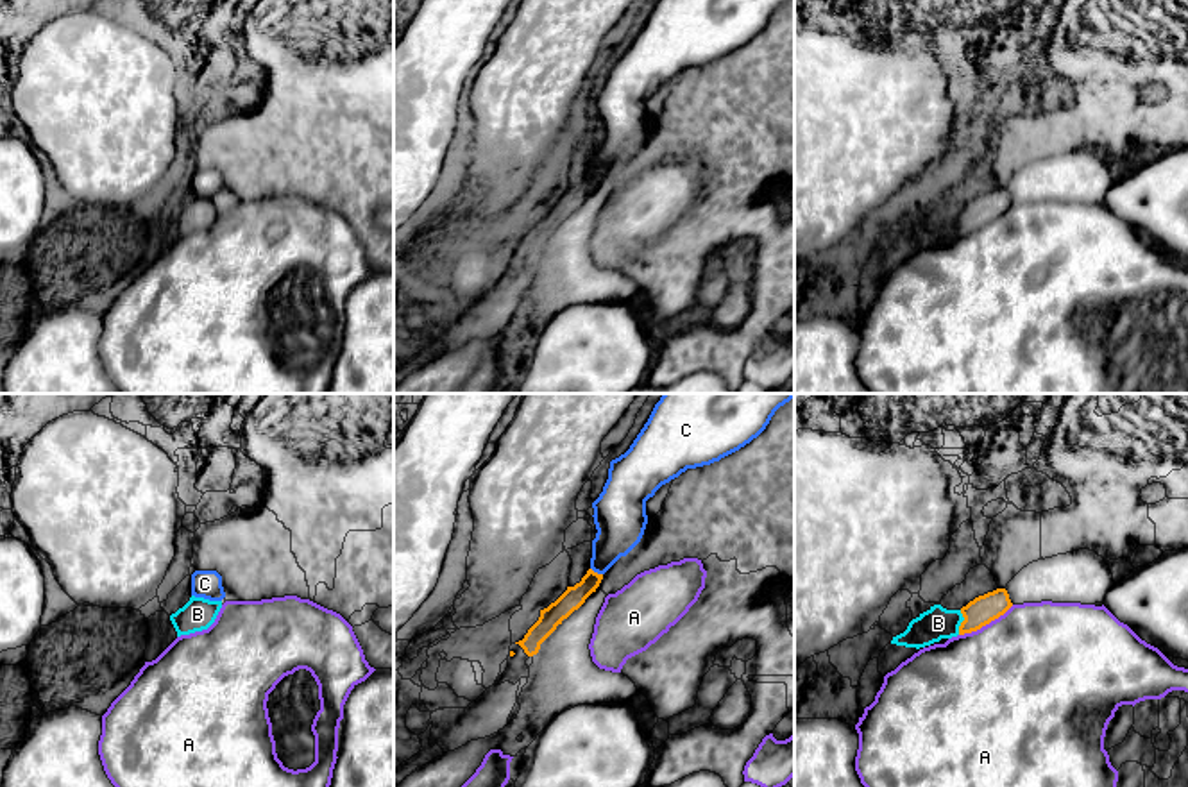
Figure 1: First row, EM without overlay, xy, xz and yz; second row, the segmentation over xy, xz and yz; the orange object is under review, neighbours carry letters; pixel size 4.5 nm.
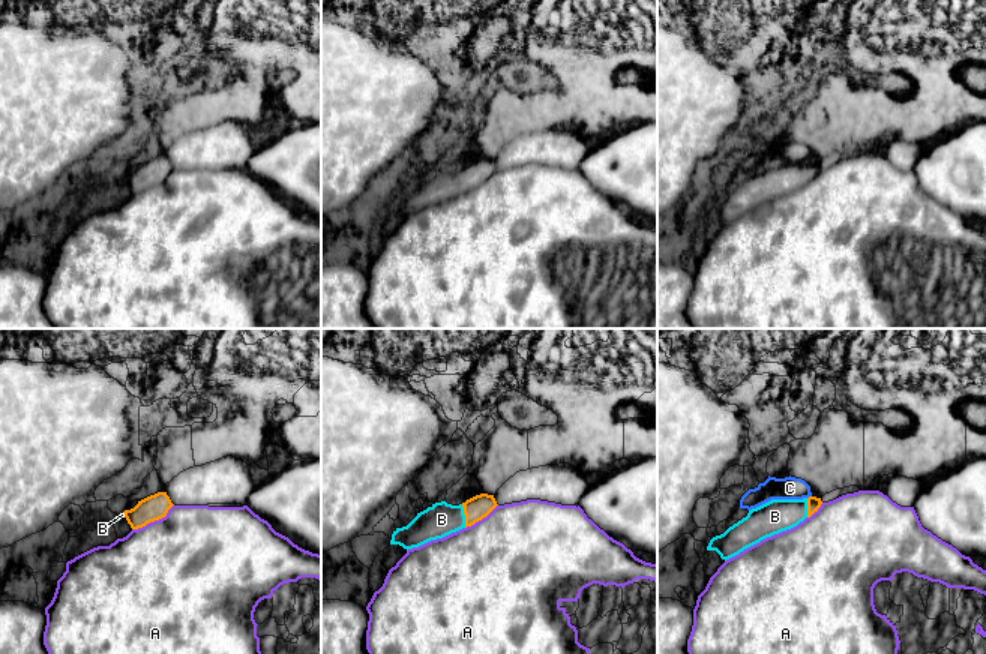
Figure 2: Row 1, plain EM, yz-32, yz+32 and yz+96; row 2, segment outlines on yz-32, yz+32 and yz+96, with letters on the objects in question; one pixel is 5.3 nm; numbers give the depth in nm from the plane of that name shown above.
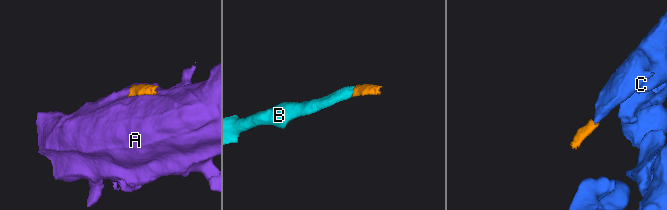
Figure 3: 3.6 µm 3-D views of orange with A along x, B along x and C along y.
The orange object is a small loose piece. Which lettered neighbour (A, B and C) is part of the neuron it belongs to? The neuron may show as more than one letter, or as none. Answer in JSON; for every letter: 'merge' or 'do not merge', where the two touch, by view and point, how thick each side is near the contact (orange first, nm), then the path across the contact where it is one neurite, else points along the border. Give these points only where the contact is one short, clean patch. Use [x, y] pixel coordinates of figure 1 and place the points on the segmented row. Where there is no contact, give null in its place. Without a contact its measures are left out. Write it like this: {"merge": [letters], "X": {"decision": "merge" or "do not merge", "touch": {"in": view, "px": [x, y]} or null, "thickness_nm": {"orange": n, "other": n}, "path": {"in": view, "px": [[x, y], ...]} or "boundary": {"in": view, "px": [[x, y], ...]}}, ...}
{"merge": ["B"], "A": {"decision": "do not merge", "touch": {"in": "yz", "px": [986, 623]}, "thickness_nm": {"orange": 130, "other": 480}}, "B": {"decision": "merge", "touch": {"in": "yz", "px": [961, 623]}, "thickness_nm": {"orange": 130, "other": 150}, "path": {"in": "yz", "px": [[984, 609], [961, 623], [938, 623]]}}, "C": {"decision": "do not merge", "touch": {"in": "xz", "px": [596, 573]}, "thickness_nm": {"orange": 100, "other": 220}, "boundary": {"in": "xz", "px": [[591, 567], [602, 575]]}}}

